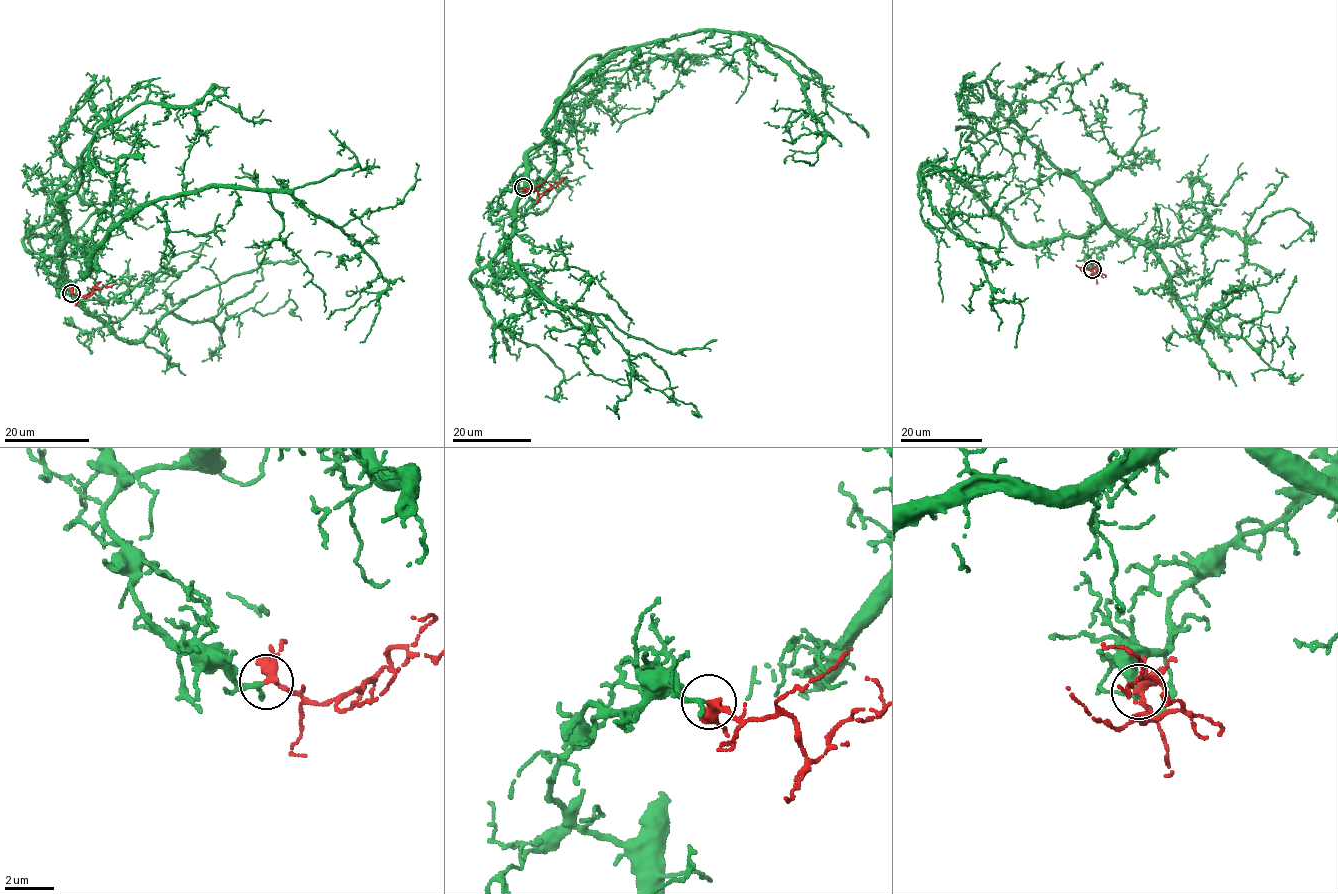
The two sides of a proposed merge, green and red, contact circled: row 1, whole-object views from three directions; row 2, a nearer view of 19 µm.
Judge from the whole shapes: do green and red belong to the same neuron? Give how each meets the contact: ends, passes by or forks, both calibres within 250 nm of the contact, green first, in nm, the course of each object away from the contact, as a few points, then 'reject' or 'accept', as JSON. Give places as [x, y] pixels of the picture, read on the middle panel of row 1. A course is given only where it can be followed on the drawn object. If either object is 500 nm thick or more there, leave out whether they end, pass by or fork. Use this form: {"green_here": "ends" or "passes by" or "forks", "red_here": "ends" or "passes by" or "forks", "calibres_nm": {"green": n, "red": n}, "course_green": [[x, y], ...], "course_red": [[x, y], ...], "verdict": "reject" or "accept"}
{"green_here": "passes by", "red_here": "forks", "calibres_nm": {"green": 170, "red": 300}, "course_green": [[523, 187], [553, 167], [575, 85], [690, 33], [787, 60], [828, 133], [792, 159]], "course_red": [[524, 187], [537, 191], [540, 197], [566, 177]], "verdict": "accept"}

